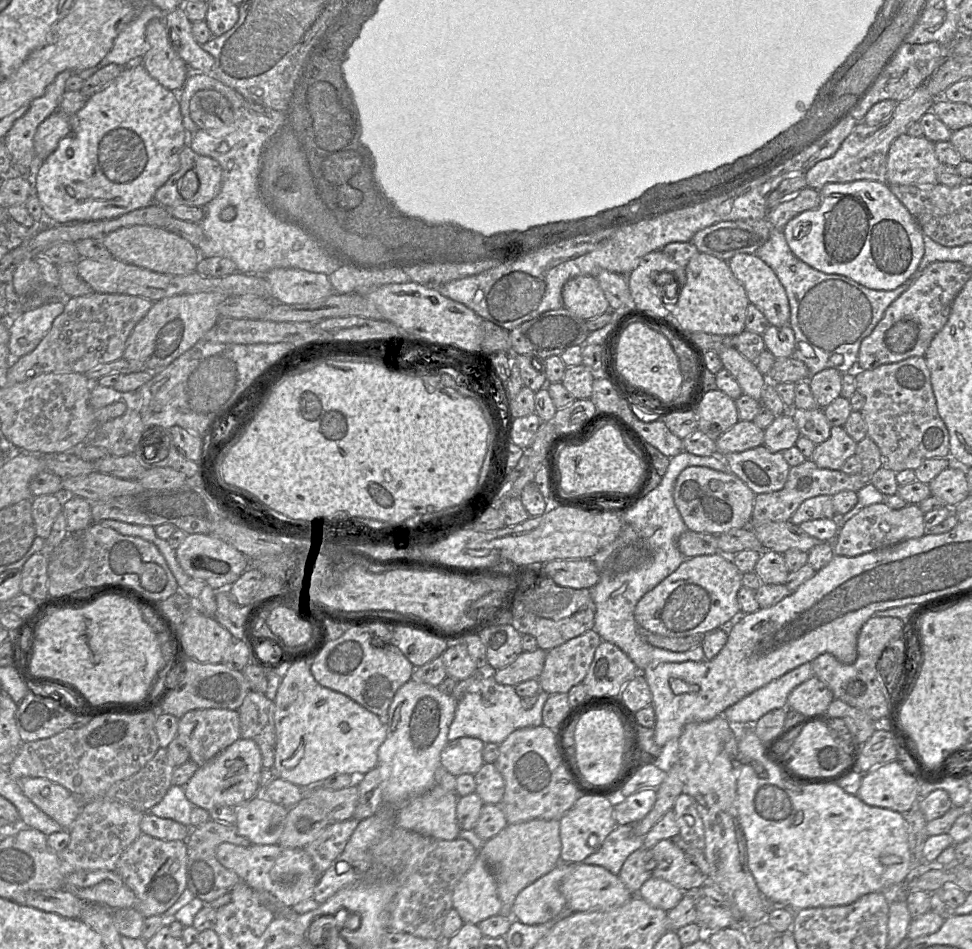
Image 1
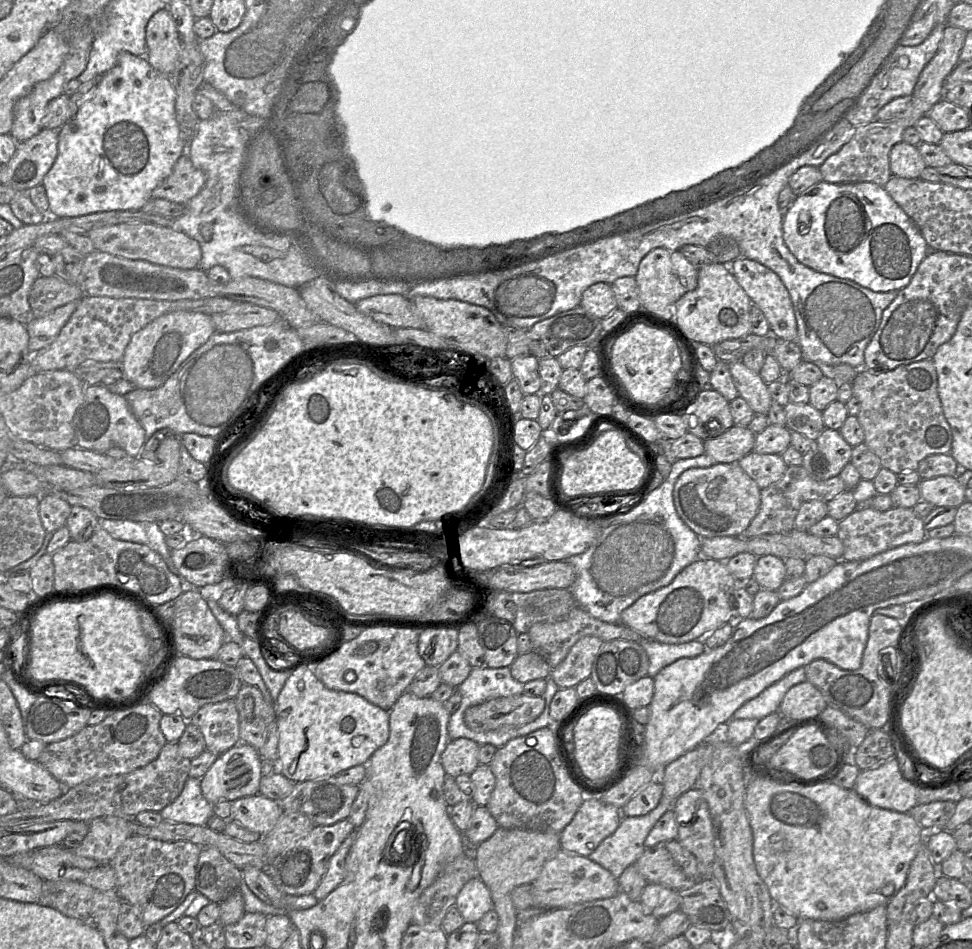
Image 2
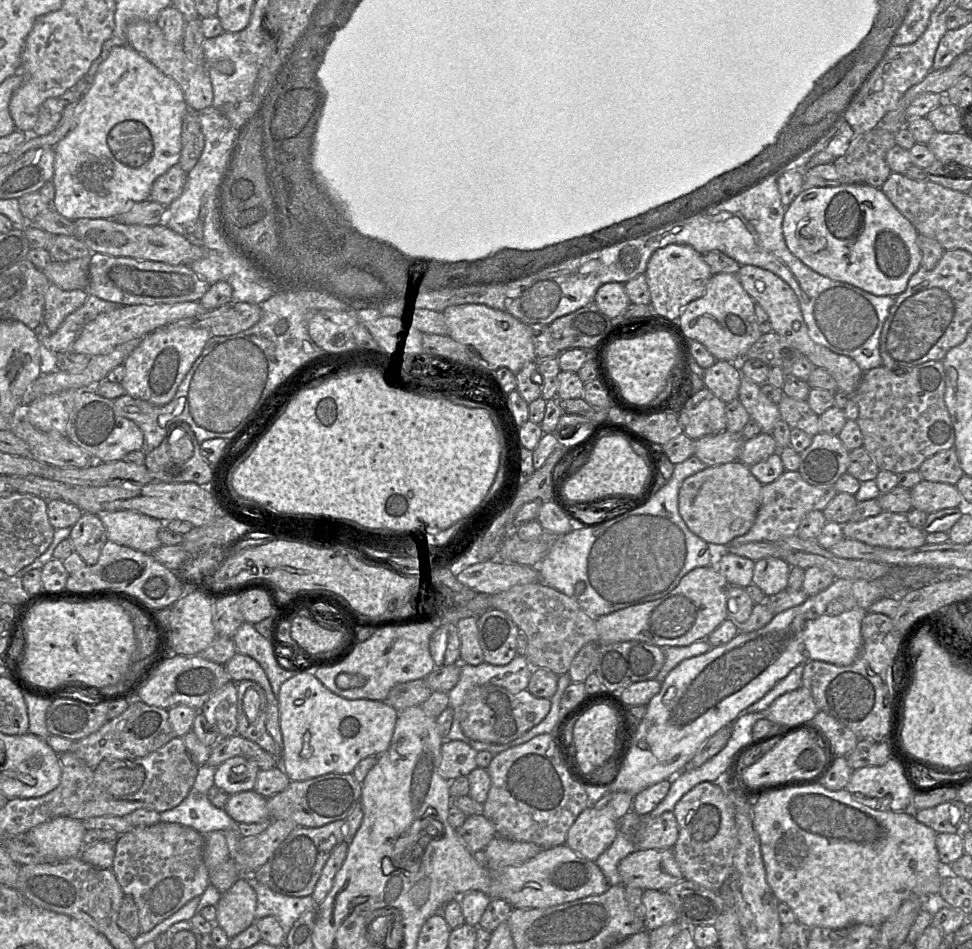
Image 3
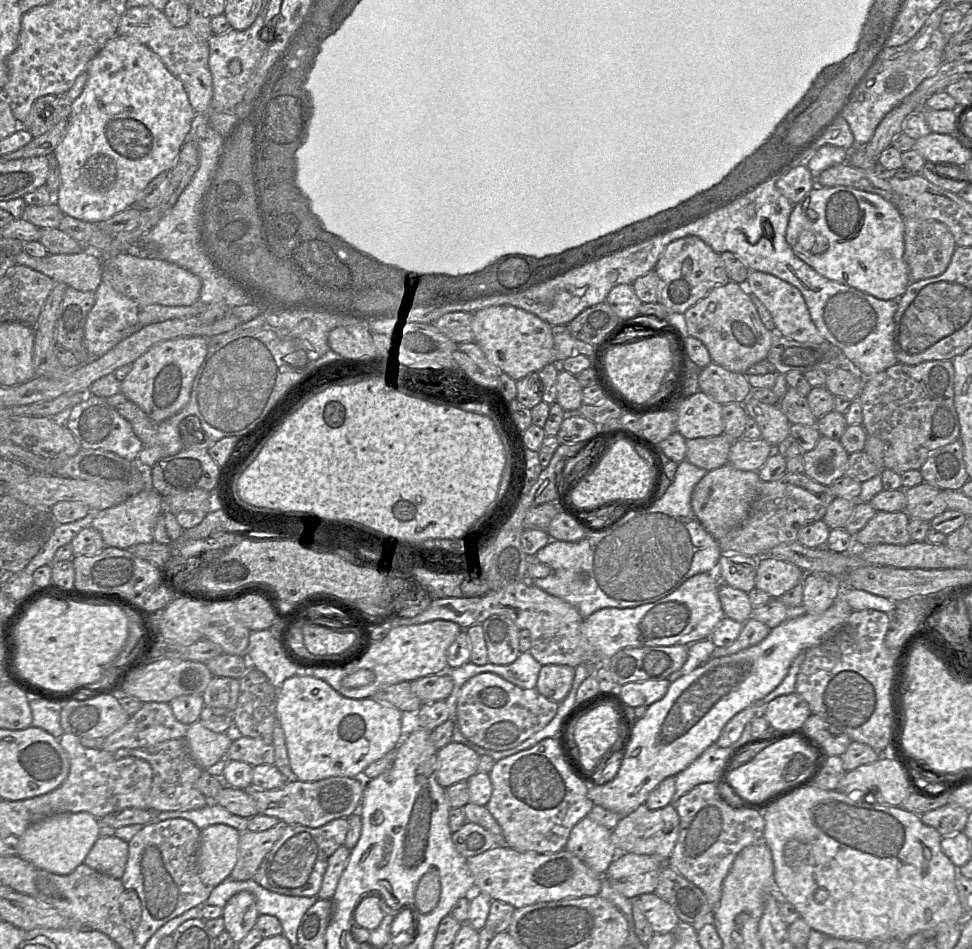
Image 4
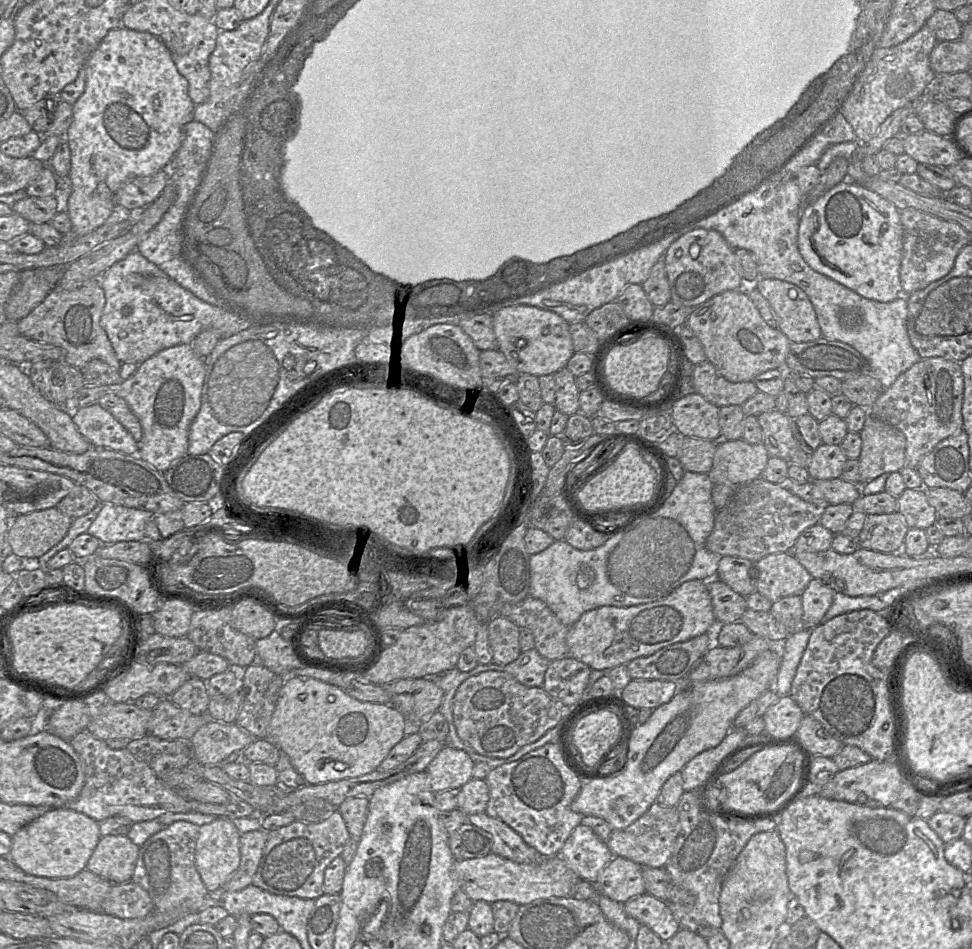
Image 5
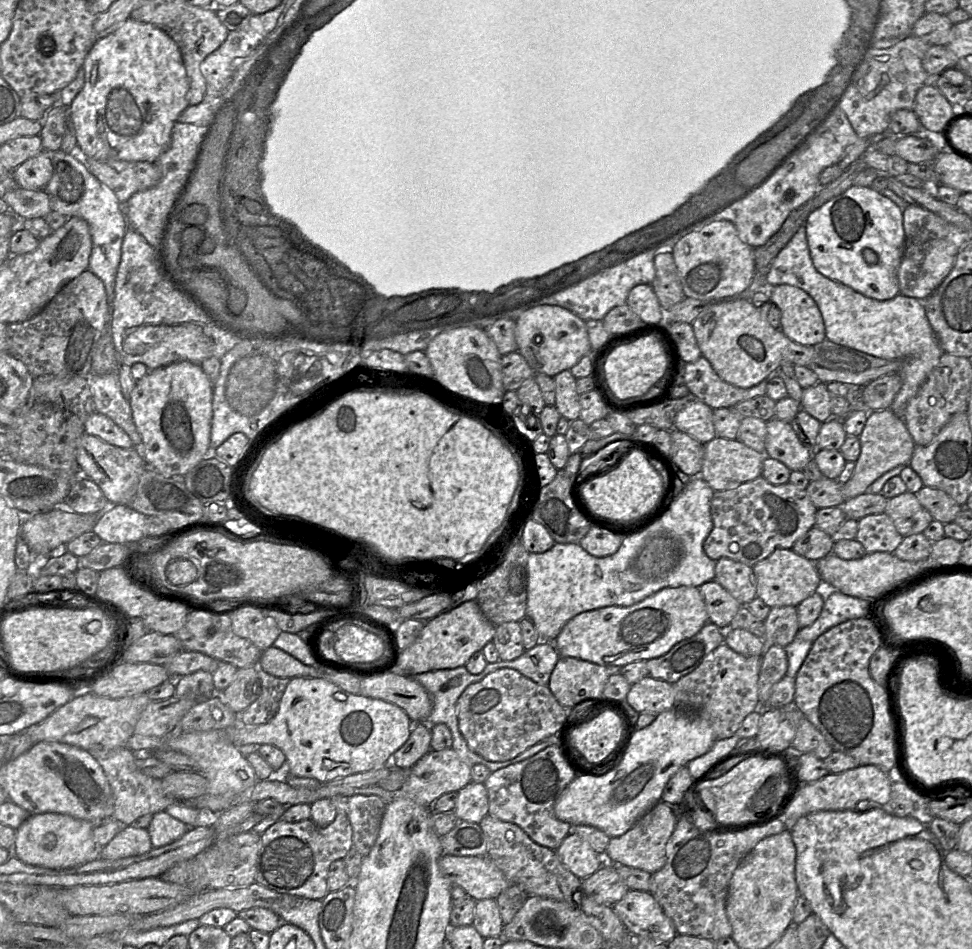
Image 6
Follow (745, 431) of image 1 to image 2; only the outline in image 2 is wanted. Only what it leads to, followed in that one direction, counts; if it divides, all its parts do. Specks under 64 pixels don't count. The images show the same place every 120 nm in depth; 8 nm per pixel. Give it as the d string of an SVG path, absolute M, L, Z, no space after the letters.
M733 425L724 433L716 433L703 441L704 453L710 456L715 463L738 463L745 455L754 449L756 434L748 427Z

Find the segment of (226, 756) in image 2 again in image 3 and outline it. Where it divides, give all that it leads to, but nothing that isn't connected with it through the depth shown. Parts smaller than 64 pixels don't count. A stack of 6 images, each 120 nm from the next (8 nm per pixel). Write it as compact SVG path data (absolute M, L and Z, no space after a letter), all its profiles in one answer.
M240 756L232 757L216 768L214 785L229 795L254 790L258 772L255 763Z

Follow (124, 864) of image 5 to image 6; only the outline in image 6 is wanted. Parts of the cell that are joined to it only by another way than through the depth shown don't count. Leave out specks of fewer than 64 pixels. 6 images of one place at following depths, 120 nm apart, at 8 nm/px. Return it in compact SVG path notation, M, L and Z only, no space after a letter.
M132 825L122 827L116 836L100 850L99 859L117 860L142 855L153 848L147 829Z

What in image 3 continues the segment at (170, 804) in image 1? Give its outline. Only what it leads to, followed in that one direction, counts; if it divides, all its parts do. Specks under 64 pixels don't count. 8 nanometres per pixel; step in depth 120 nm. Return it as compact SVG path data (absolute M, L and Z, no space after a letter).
M199 766L195 782L183 801L171 810L161 812L160 822L188 826L203 835L236 828L237 824L224 809L213 806L208 791L214 785L217 767Z

